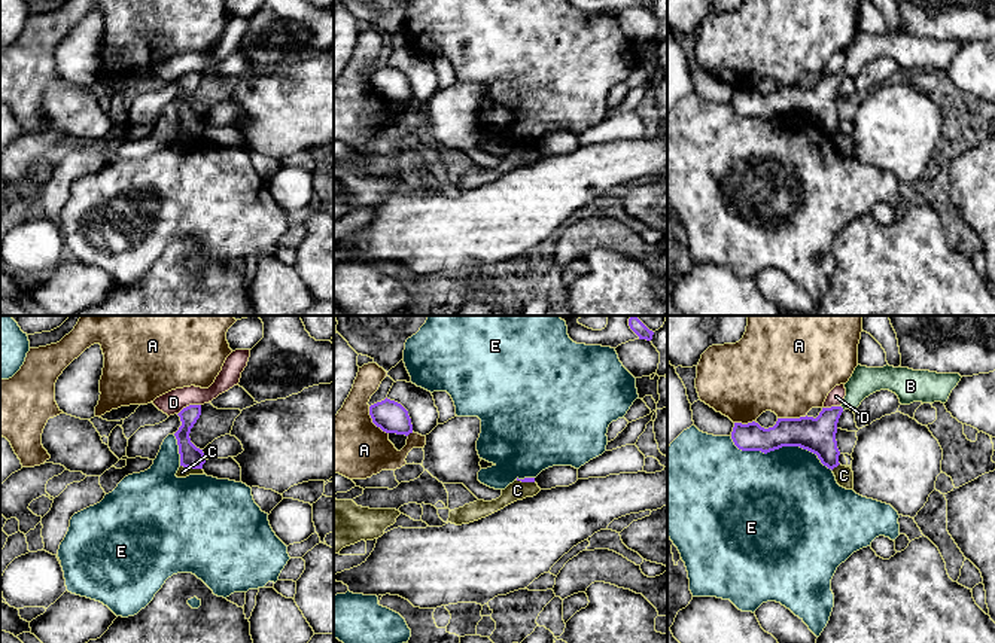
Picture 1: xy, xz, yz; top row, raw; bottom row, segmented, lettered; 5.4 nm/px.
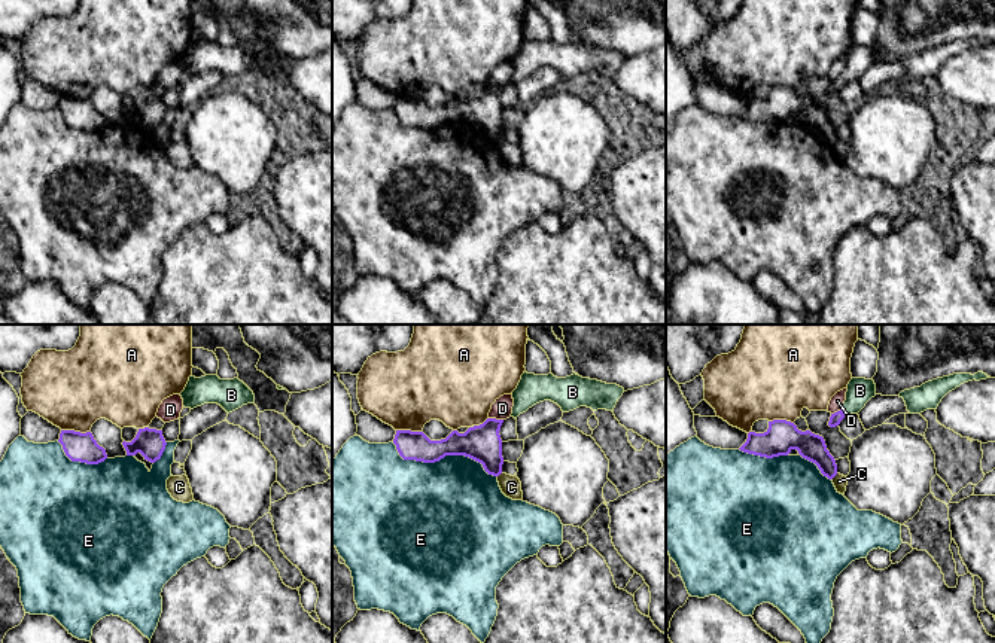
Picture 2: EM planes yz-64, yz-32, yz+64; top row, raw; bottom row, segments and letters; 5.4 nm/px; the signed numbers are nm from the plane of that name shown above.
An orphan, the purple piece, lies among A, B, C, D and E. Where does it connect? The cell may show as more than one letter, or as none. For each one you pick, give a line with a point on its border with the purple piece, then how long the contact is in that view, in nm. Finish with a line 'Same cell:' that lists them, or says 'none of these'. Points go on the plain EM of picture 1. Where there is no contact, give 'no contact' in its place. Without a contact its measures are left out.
B: yz (842, 75) | 40 nm
Same cell: B

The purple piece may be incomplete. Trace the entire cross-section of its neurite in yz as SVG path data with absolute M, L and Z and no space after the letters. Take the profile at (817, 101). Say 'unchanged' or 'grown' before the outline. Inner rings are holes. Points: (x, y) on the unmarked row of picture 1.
grown | M858 31L845 51L846 63L840 73L822 74L816 85L778 85L773 94L764 95L758 89L734 89L731 106L742 118L764 121L782 113L800 113L818 122L828 135L837 134L837 89L845 76L856 76L870 61L889 57L901 71L913 68L946 70L952 57L961 48L959 40L937 40L909 34L867 34Z

